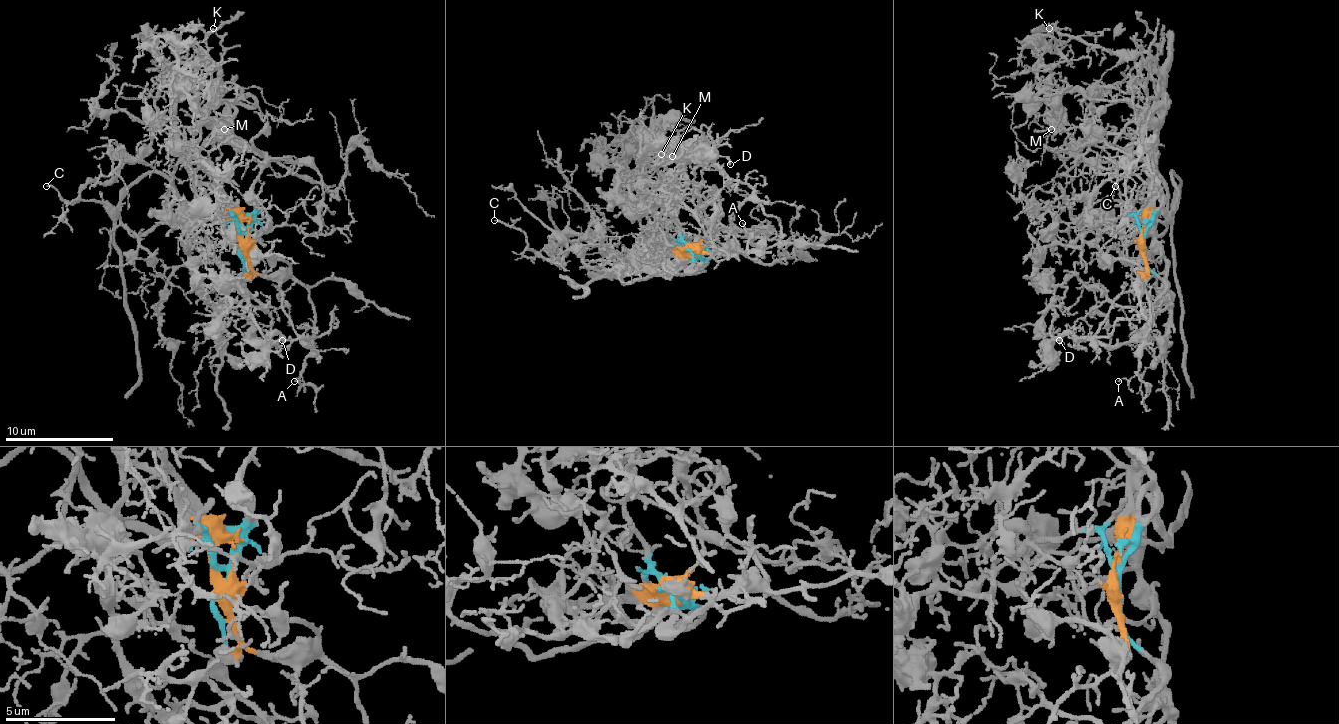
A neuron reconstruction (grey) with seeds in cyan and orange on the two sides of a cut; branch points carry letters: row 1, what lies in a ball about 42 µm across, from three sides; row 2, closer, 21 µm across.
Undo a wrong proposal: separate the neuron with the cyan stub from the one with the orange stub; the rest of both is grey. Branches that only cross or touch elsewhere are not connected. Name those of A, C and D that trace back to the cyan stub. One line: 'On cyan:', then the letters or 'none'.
On cyan: D

